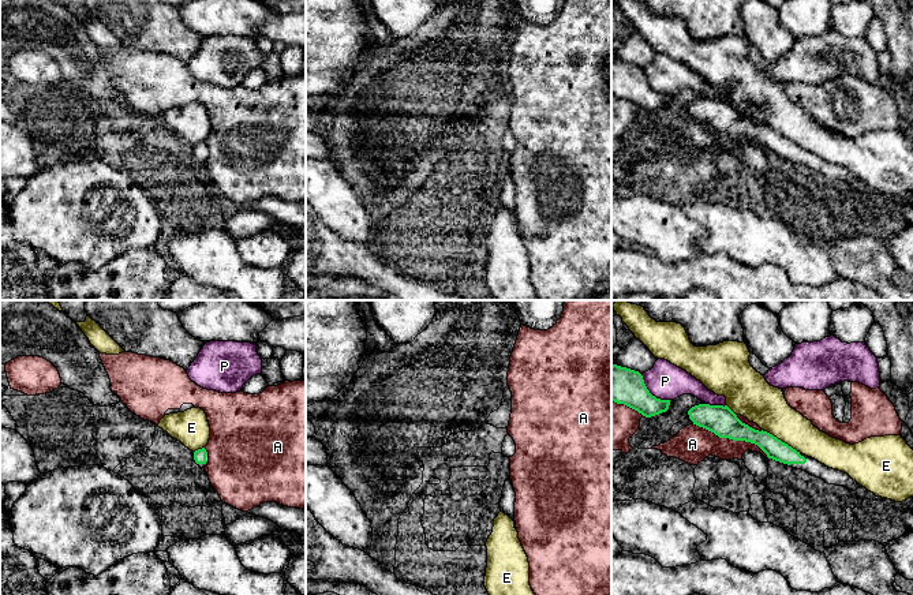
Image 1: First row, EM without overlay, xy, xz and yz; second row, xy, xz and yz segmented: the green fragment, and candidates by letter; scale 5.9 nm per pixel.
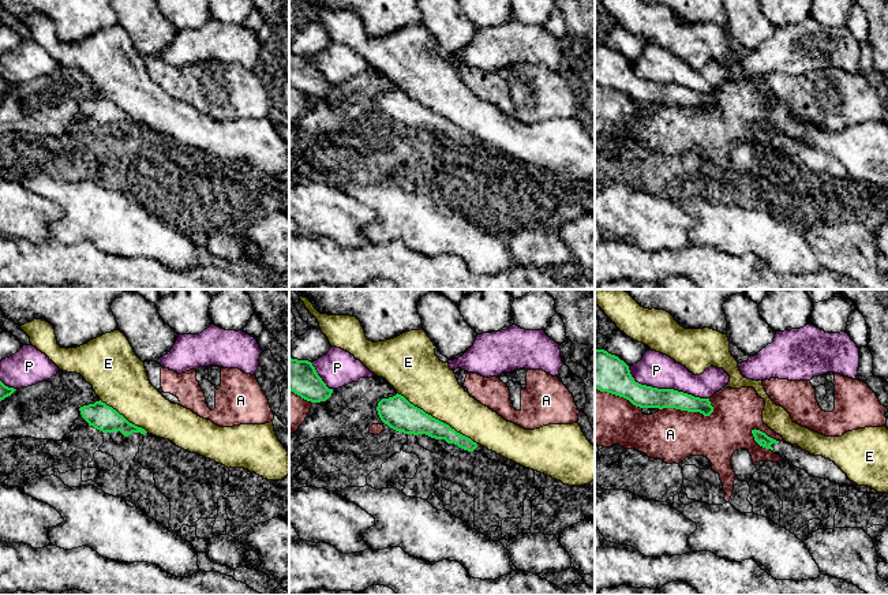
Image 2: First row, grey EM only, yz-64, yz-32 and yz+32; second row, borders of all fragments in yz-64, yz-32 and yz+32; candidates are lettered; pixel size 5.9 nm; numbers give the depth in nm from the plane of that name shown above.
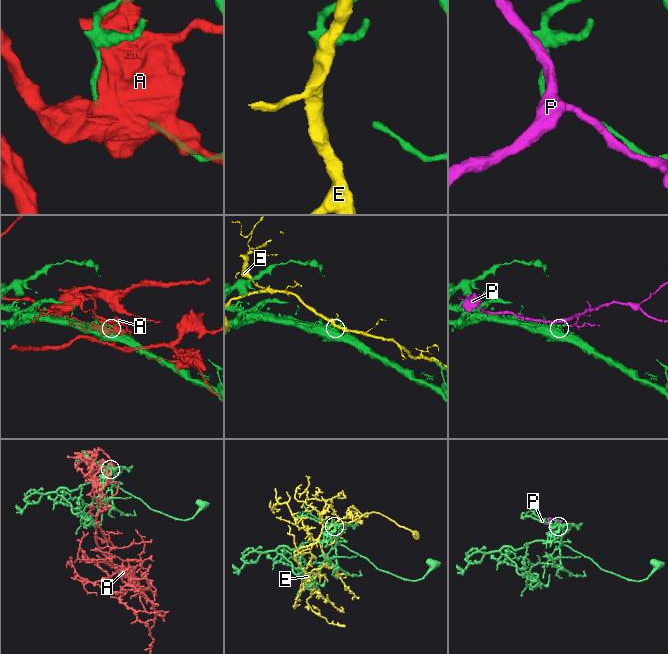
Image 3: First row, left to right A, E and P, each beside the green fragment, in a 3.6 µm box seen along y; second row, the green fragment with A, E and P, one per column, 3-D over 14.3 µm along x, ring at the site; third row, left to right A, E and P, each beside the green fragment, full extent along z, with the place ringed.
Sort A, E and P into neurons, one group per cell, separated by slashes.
A / E / P

